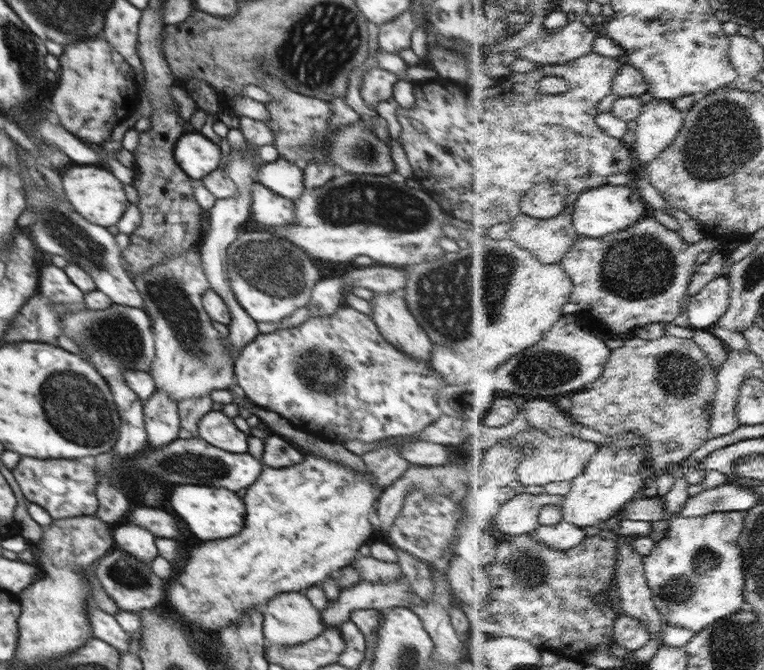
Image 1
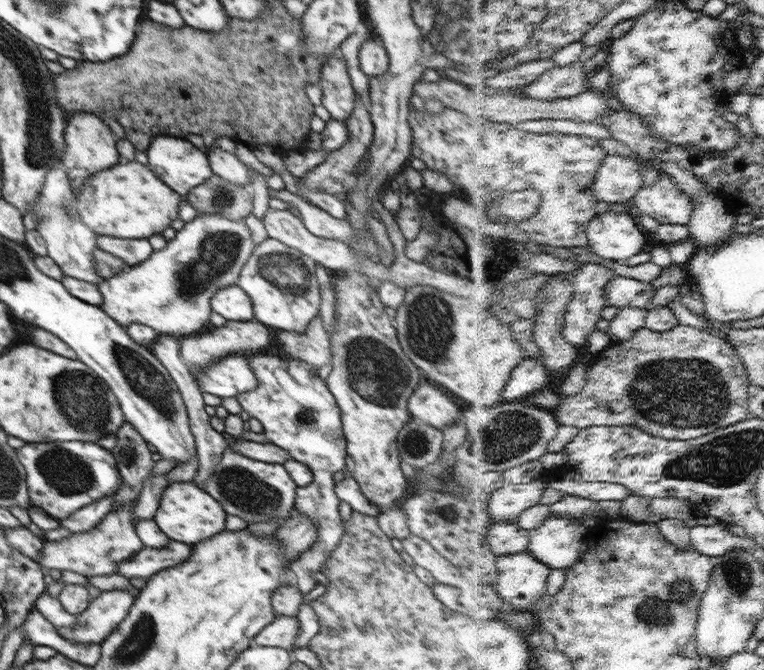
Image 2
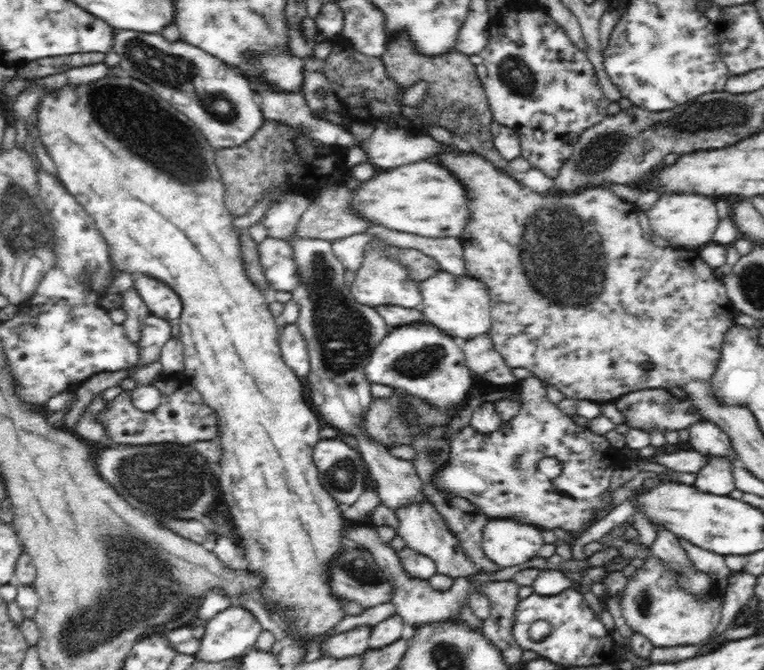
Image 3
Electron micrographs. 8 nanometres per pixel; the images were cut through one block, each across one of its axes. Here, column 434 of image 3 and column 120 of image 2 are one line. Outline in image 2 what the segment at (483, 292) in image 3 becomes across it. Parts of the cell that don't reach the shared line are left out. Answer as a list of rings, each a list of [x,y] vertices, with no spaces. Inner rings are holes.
[[[199,213],[176,233],[174,239],[167,241],[164,250],[153,251],[144,262],[128,266],[97,286],[102,295],[99,307],[120,326],[126,327],[130,322],[137,322],[149,326],[158,334],[177,338],[202,334],[212,326],[209,319],[212,314],[212,297],[221,289],[236,285],[244,263],[256,246],[250,233],[245,221],[232,220],[219,214]]]

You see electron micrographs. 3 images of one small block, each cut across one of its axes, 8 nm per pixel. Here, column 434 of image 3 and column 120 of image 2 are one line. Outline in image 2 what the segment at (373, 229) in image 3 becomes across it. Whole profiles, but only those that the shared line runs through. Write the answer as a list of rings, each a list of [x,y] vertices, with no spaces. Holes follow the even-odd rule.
[[[97,235],[96,244],[98,249],[113,254],[130,267],[144,262],[154,251],[149,240],[144,238],[125,239]]]

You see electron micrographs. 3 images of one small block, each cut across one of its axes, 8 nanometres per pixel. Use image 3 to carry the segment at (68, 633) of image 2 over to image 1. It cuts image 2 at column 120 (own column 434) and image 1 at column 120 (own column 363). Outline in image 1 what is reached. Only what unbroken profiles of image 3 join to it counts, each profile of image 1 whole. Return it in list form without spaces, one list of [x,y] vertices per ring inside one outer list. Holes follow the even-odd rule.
[[[123,523],[114,530],[114,549],[120,549],[133,558],[138,558],[141,562],[149,564],[158,556],[155,544],[157,536],[149,532],[148,527],[140,527],[132,523]]]

